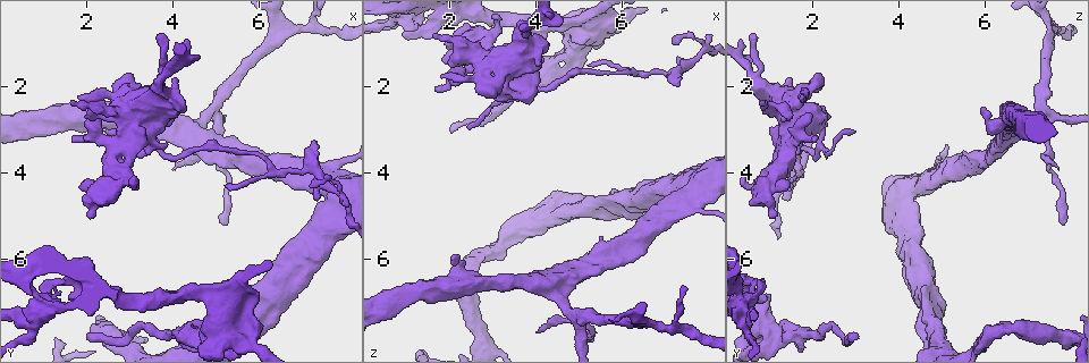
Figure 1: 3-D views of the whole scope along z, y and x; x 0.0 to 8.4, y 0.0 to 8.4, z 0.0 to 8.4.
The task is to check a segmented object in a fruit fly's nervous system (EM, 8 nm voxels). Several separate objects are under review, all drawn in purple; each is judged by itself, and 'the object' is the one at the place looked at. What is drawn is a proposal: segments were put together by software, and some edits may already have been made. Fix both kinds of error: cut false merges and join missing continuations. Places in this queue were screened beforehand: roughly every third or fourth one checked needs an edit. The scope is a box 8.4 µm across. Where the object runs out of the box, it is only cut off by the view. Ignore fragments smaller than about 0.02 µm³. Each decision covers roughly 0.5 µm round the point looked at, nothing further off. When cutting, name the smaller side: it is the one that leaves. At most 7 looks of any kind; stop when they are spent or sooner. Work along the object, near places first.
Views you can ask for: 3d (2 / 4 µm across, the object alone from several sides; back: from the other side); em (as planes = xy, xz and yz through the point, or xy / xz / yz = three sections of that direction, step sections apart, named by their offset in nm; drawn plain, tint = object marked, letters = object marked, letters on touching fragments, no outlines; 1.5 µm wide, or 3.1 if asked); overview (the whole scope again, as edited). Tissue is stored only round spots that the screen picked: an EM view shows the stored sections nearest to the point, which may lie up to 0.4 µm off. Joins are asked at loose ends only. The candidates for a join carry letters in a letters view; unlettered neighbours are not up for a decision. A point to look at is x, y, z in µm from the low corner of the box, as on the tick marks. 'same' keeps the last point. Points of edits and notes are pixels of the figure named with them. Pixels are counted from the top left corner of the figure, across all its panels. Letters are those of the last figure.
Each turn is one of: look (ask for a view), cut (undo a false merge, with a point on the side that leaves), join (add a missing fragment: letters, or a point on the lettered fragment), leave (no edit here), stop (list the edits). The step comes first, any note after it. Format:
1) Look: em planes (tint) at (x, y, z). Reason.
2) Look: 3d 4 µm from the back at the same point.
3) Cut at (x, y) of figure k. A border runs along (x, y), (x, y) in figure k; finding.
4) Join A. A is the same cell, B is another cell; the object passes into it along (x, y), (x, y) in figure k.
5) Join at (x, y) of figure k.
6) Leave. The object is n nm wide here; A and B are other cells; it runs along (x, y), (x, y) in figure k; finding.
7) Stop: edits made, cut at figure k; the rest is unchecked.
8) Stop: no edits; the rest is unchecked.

Look: 3d 4 µm at (5.15, 5.25, 7.75). Thin end.

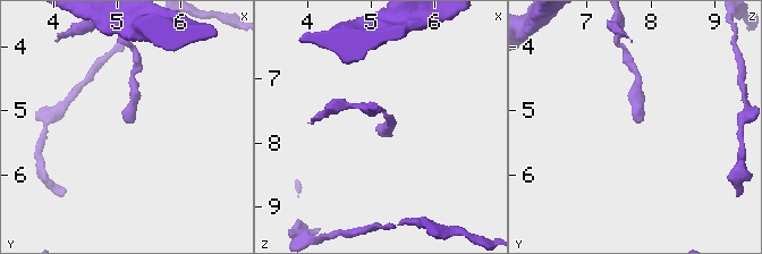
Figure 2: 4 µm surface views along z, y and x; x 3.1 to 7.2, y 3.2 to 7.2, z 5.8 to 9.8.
Look: em planes (letters) at (5.15, 5.20, 7.80). Now the EM.

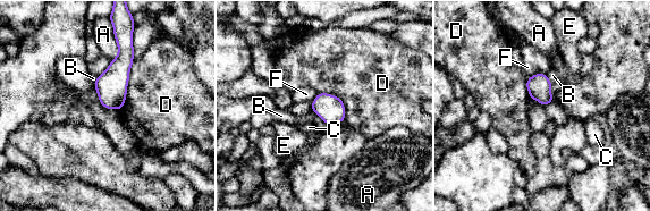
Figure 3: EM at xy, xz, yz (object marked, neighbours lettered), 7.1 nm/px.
Leave. The object is 160 nm wide here; A, B, C, D, E and F are other cells; a border runs along (134, 59), (121, 109) in figure 3; none of them fits.

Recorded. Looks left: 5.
Look: 3d 2 µm at (4.00, 3.95, 7.70).

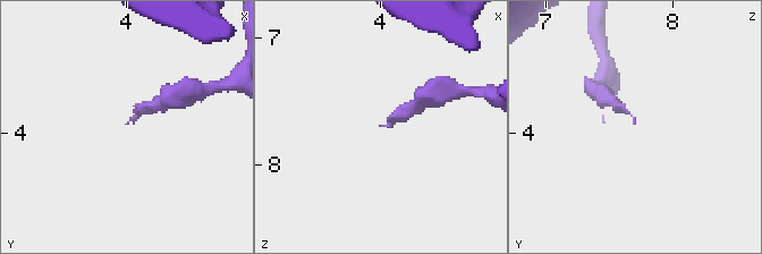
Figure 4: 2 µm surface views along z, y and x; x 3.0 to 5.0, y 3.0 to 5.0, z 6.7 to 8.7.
Look: em xy step 8 (letters) at (4.00, 3.92, 7.70). Now the EM.

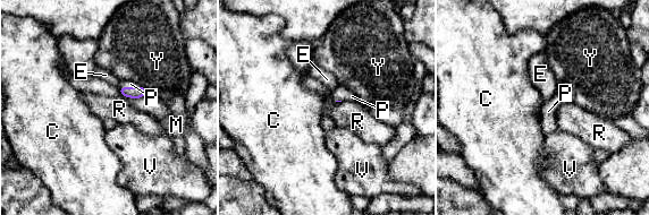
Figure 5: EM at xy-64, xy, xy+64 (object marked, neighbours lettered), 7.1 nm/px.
Join P. P is the same cell, C, E, M, R, V and Y are other cells; the object passes into it along (127, 92), (129, 87), (124, 83) in figure 5; it goes on there.

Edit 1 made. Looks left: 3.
Look: 3d 2 µm at (2.10, 2.70, 1.40). Abrupt turn.

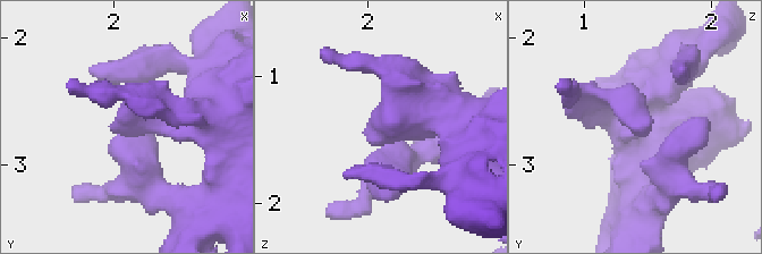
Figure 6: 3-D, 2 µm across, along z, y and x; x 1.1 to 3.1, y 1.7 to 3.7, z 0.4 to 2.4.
Look: em xz step 8 (tint) at (2.10, 2.64, 1.40).

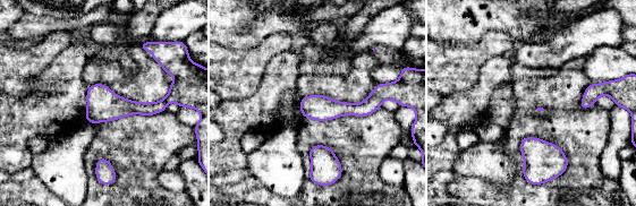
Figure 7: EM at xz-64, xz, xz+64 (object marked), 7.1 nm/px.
Look: em planes (letters) at the same point.

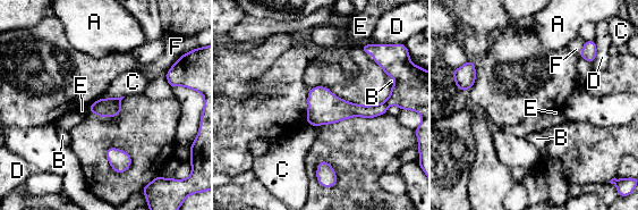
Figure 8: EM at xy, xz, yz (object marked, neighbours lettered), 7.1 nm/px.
Leave. The object is 140 nm wide here; A, B, C, D, E and F are other cells; a border runs along (124, 95), (101, 99) in figure 8; continuous, no second neuron.

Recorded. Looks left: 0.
Stop: edits made, join at figure 5; the rest is unchecked.

